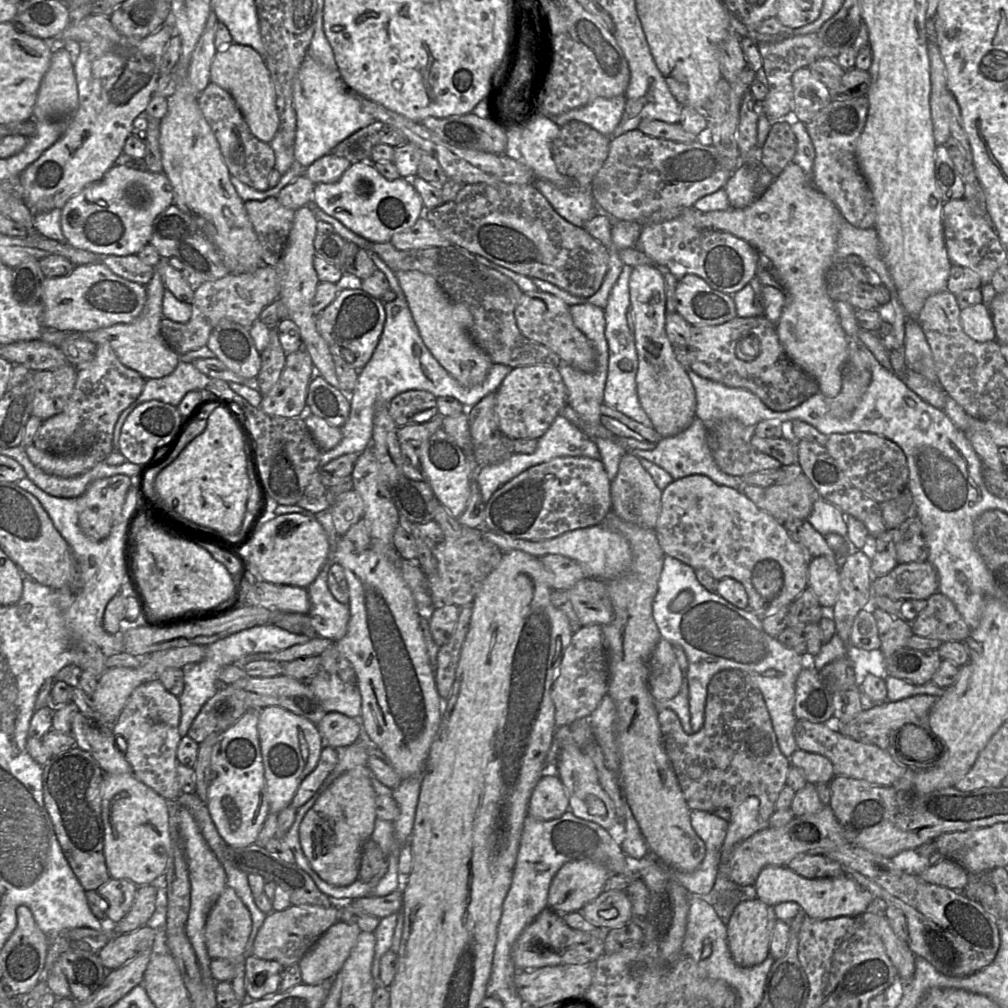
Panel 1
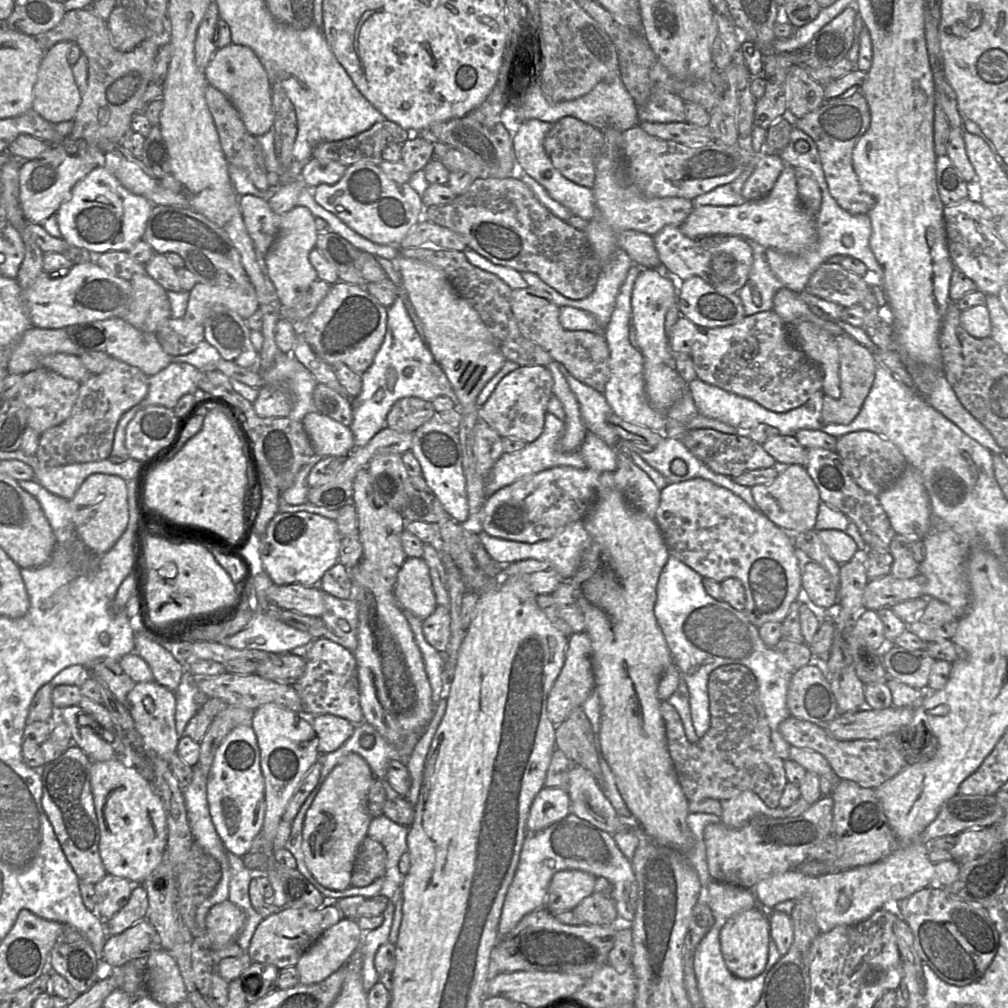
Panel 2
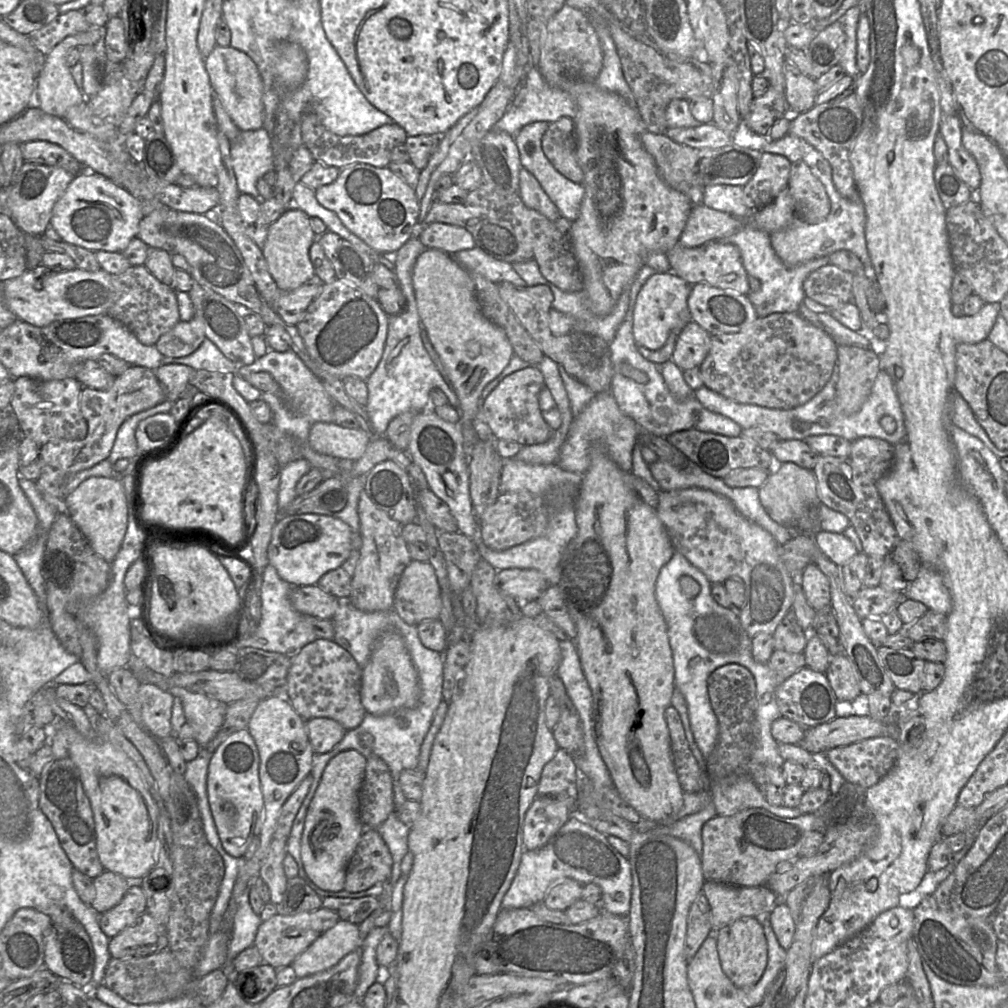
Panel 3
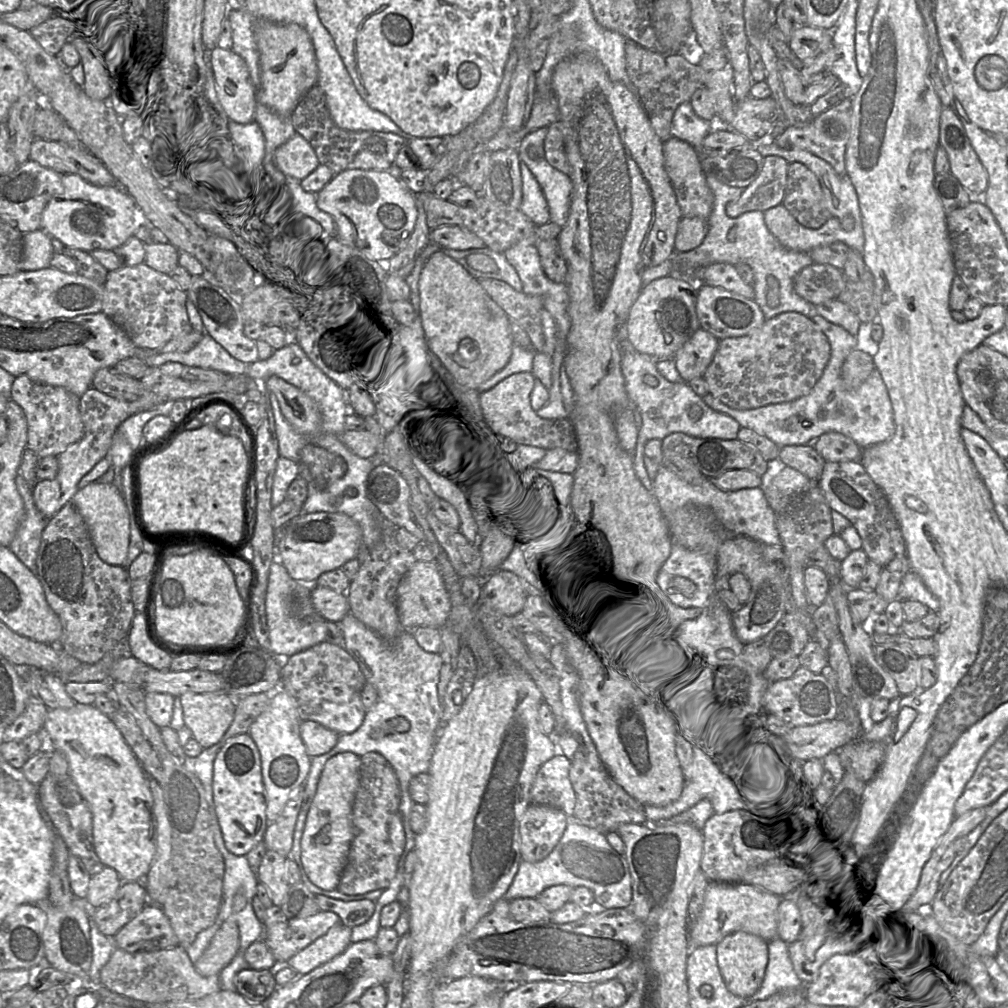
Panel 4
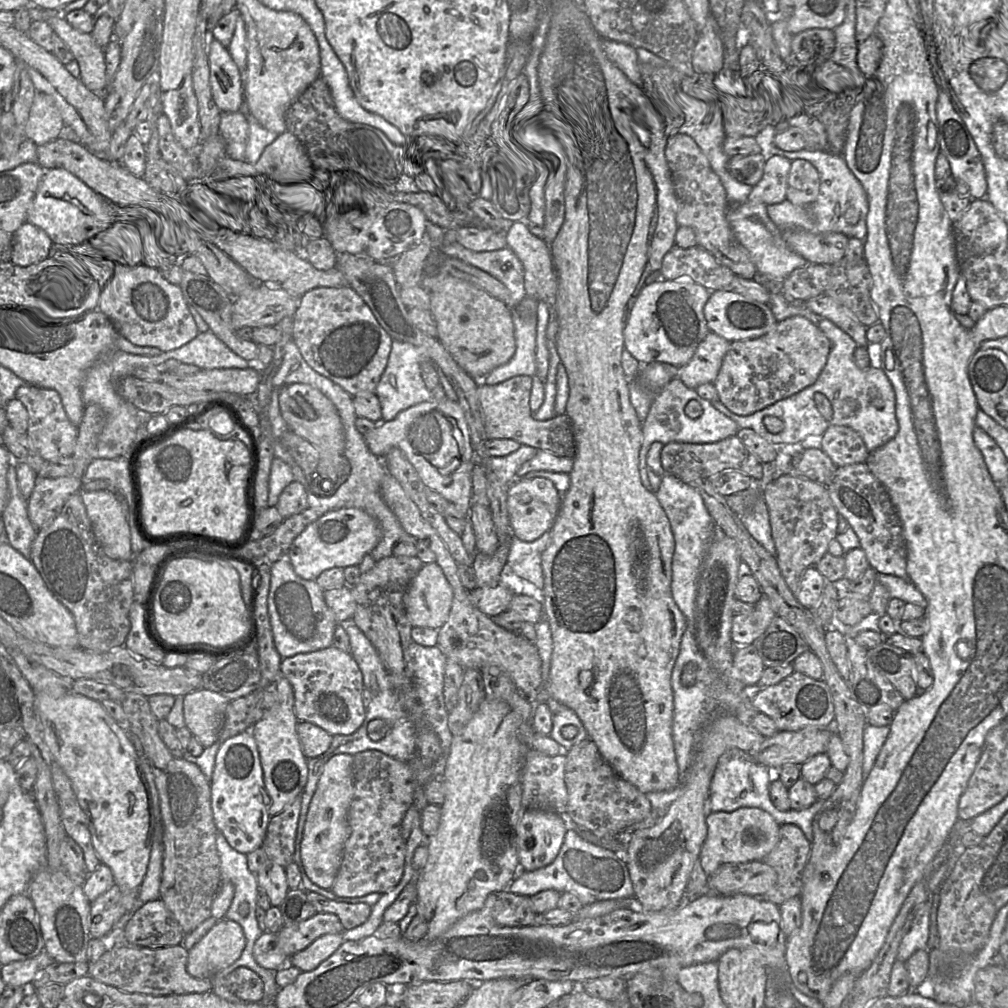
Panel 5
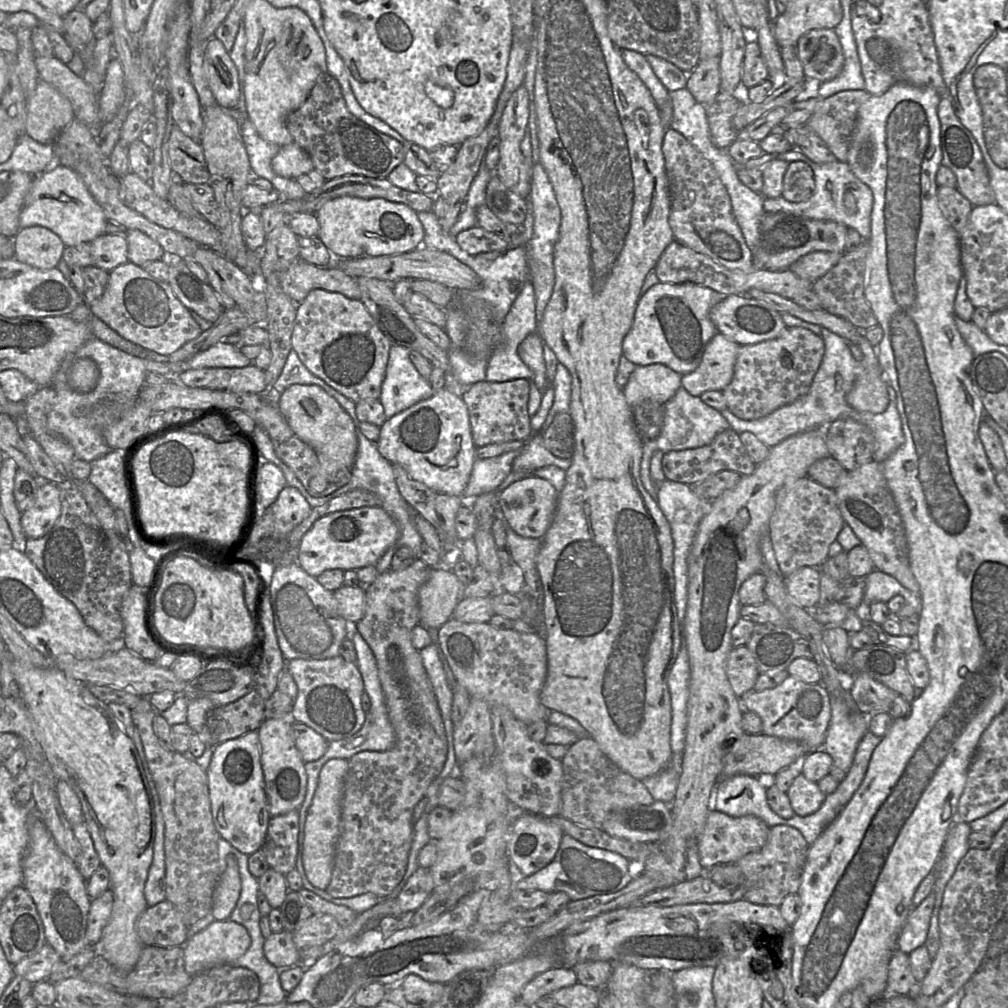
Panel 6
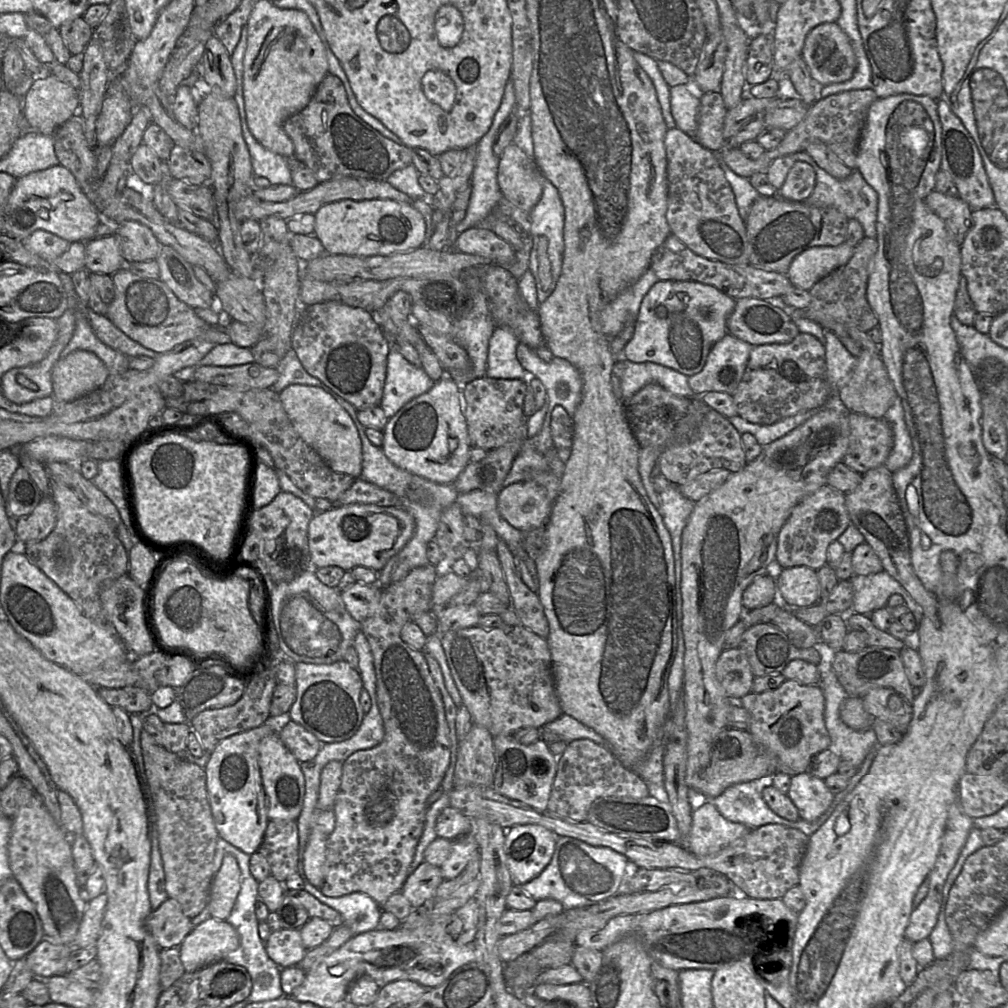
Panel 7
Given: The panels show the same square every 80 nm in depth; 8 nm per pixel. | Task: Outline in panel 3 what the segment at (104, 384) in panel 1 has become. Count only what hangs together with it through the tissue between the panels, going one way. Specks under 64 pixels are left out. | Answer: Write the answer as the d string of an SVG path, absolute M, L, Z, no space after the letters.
M129 366L115 378L108 390L83 387L80 394L80 410L87 422L87 435L81 440L52 440L40 447L38 459L42 461L42 471L36 486L42 497L62 509L65 499L64 487L68 478L107 459L122 423L130 416L160 404L166 398L166 392L154 371L141 366Z

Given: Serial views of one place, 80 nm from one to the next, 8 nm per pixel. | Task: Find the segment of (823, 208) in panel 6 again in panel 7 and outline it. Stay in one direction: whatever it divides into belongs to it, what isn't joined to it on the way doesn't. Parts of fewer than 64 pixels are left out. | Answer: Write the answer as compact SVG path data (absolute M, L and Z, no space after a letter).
M803 151L797 152L797 153L792 154L792 156L793 156L793 158L796 161L802 161L802 162L806 162L806 163L810 164L813 167L813 169L815 170L815 172L816 172L816 185L814 187L813 193L805 201L799 202L799 203L805 203L807 205L811 205L811 206L815 206L815 207L834 207L837 210L839 210L841 213L843 213L848 219L856 219L856 220L858 220L861 223L861 225L863 226L864 235L866 237L875 238L876 239L876 234L877 234L876 222L877 222L877 211L878 211L878 194L867 183L867 181L863 178L863 176L861 175L861 173L860 173L860 171L858 169L852 169L850 175L847 178L845 178L845 179L837 179L837 178L831 176L830 174L828 174L824 169L822 169L821 167L819 167L818 164L815 162L815 160L810 155L808 155L806 152L803 152Z

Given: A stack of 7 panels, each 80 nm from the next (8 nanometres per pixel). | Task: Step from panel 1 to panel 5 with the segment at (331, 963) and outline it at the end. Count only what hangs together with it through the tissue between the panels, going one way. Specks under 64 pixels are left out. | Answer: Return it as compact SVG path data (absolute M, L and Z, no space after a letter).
M326 934L314 940L307 948L289 958L288 964L301 972L312 971L329 958L344 942L342 934Z

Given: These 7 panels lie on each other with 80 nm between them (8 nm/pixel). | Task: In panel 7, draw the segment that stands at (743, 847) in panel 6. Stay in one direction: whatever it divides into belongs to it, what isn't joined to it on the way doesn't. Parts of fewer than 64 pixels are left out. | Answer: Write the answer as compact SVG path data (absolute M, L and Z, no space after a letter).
M704 802L692 810L687 849L698 856L714 854L749 831L746 825L724 818L711 802Z

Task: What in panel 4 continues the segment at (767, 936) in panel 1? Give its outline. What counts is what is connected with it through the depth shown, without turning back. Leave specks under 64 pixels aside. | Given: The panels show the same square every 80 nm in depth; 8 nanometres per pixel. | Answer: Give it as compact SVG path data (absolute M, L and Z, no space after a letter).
M737 931L726 936L716 945L717 963L728 990L739 997L751 998L760 988L767 963L767 942L761 937Z

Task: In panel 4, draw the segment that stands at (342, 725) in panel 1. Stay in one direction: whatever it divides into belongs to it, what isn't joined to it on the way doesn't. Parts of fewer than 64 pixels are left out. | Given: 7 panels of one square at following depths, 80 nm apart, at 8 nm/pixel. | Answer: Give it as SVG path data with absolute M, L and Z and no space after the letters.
M303 720L300 723L300 736L311 758L329 752L339 735L316 721Z

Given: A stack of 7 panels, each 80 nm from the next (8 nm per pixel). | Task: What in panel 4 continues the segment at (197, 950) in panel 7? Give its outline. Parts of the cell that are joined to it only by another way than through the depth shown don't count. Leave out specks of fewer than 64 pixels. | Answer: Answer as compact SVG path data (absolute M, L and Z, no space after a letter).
M233 919L224 921L209 946L194 964L202 976L219 975L236 956L240 945L238 925Z

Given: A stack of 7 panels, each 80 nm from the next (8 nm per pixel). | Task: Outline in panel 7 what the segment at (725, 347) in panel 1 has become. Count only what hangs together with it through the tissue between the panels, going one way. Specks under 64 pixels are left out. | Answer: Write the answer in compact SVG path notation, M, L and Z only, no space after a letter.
M800 332L789 343L754 346L732 399L739 417L753 424L771 425L801 412L821 409L832 396L826 380L825 347L815 336Z

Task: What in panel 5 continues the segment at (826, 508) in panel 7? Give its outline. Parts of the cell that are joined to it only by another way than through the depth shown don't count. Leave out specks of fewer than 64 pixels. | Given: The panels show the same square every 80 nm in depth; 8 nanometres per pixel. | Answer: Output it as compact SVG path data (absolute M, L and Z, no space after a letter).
M794 473L768 483L763 499L768 507L776 561L787 586L794 593L805 569L814 566L828 552L830 542L838 535L839 514L825 485Z

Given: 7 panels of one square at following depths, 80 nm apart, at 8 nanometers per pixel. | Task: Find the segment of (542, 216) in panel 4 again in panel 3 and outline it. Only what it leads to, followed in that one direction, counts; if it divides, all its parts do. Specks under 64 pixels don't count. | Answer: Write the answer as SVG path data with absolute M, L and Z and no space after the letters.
M521 167L519 173L519 195L525 206L539 212L549 220L556 221L562 217L537 179L524 167Z

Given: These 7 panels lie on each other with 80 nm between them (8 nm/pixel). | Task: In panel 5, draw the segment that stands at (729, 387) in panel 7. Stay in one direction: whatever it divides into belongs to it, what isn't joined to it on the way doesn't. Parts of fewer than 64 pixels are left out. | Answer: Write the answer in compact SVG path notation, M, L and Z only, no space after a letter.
M709 332L697 347L692 359L678 368L678 378L690 389L713 383L721 368L730 343L723 337Z

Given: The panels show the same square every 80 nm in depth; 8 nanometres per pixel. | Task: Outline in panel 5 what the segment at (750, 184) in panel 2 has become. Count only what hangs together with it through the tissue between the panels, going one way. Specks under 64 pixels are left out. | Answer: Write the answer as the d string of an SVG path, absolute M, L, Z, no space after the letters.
M770 156L763 167L763 177L753 186L748 201L767 206L786 200L787 178L791 161L782 156Z

